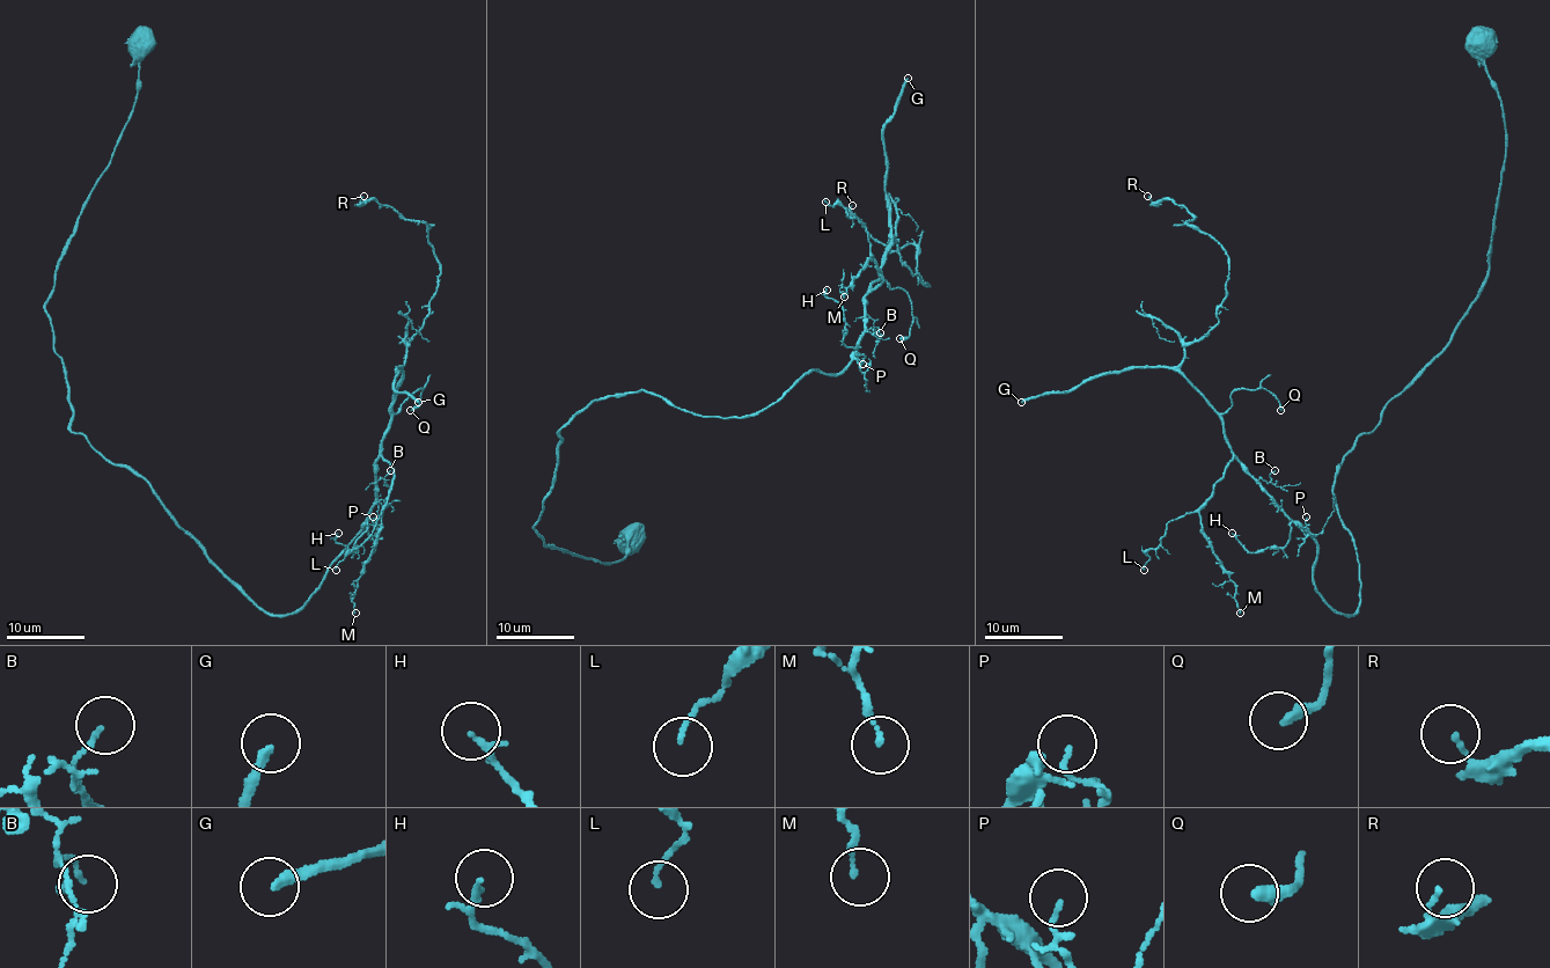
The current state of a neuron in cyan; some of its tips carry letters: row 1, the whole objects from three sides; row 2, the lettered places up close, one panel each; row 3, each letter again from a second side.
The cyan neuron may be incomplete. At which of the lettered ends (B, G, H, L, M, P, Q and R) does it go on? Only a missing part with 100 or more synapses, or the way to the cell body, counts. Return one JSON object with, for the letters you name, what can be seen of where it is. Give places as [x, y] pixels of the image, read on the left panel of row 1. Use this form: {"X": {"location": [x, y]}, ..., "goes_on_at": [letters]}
{"G": {"location": [418, 402]}, "goes_on_at": ["G"]}

